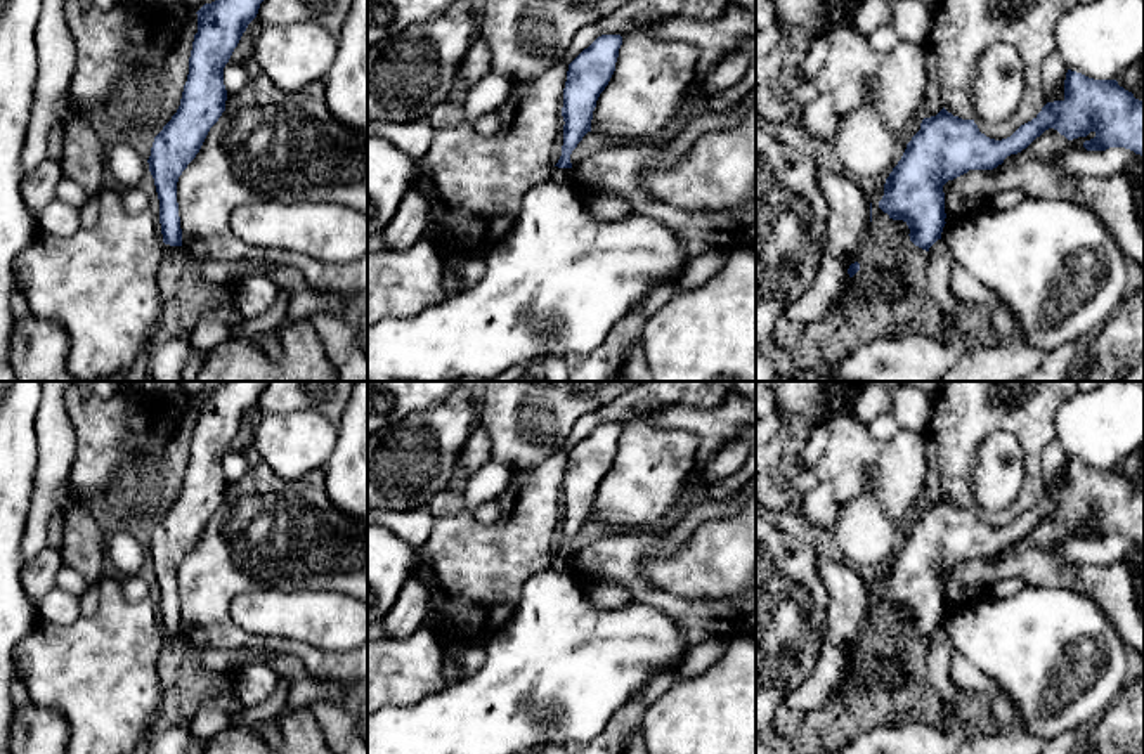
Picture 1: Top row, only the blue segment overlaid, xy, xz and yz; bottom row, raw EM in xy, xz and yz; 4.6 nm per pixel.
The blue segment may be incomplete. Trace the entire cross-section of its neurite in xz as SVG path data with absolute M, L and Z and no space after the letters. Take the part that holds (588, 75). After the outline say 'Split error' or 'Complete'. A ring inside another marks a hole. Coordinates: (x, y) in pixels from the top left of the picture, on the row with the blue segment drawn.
M601 35L569 64L562 107L563 146L555 166L572 168L570 154L591 132L596 101L615 71L621 45L621 35Z. Complete

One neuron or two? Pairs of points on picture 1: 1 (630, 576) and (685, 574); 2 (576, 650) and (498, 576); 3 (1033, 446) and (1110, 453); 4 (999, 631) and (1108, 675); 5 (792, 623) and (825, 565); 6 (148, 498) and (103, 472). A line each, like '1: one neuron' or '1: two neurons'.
1: two neurons
2: two neurons
3: two neurons
4: one neuron
5: two neurons
6: two neurons

